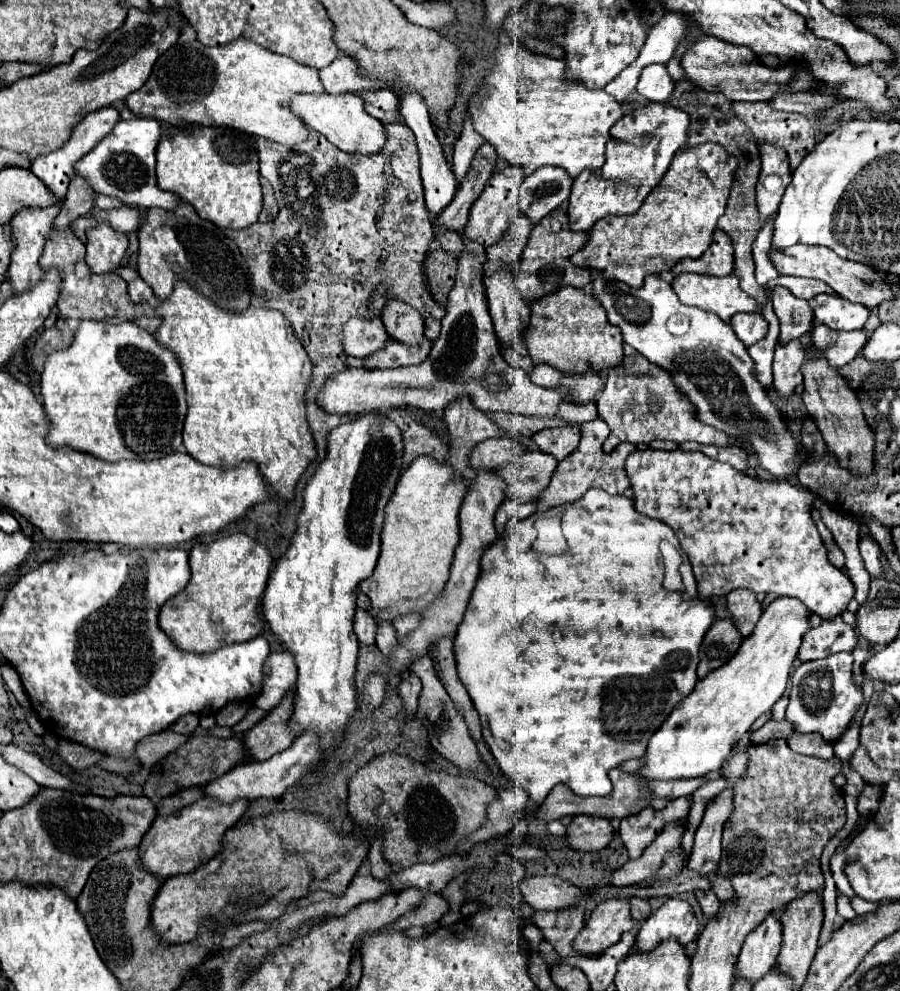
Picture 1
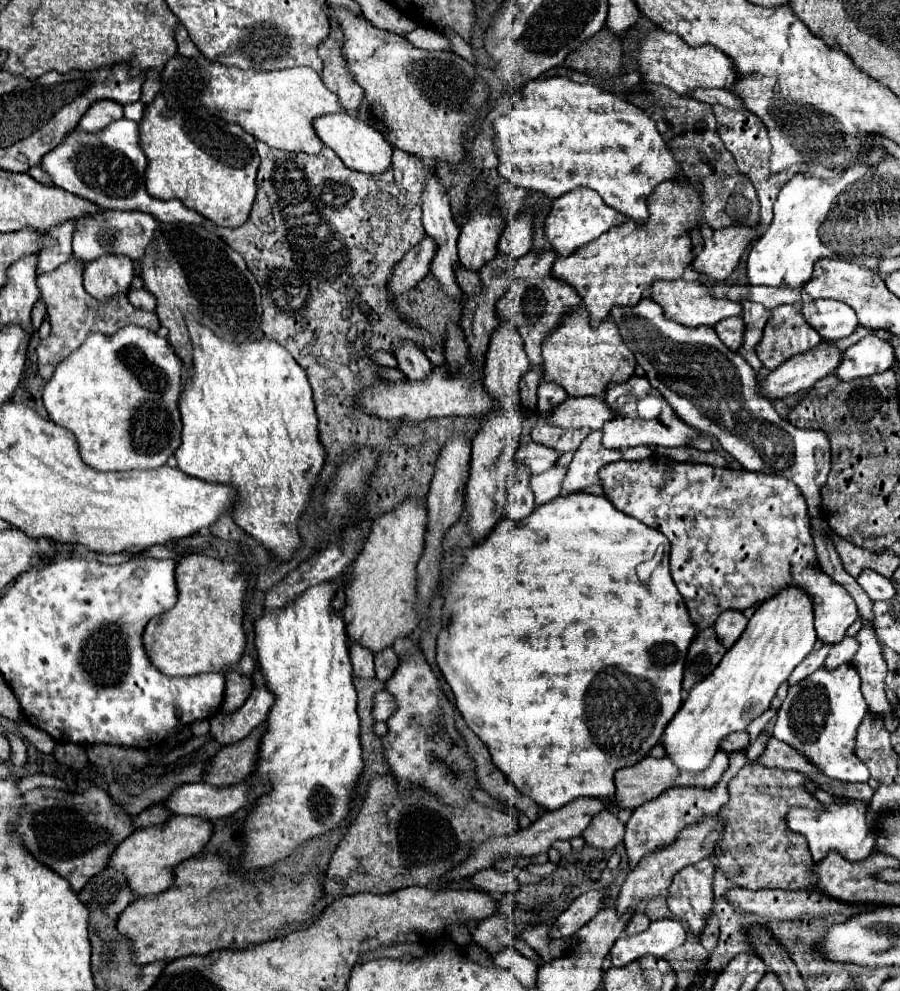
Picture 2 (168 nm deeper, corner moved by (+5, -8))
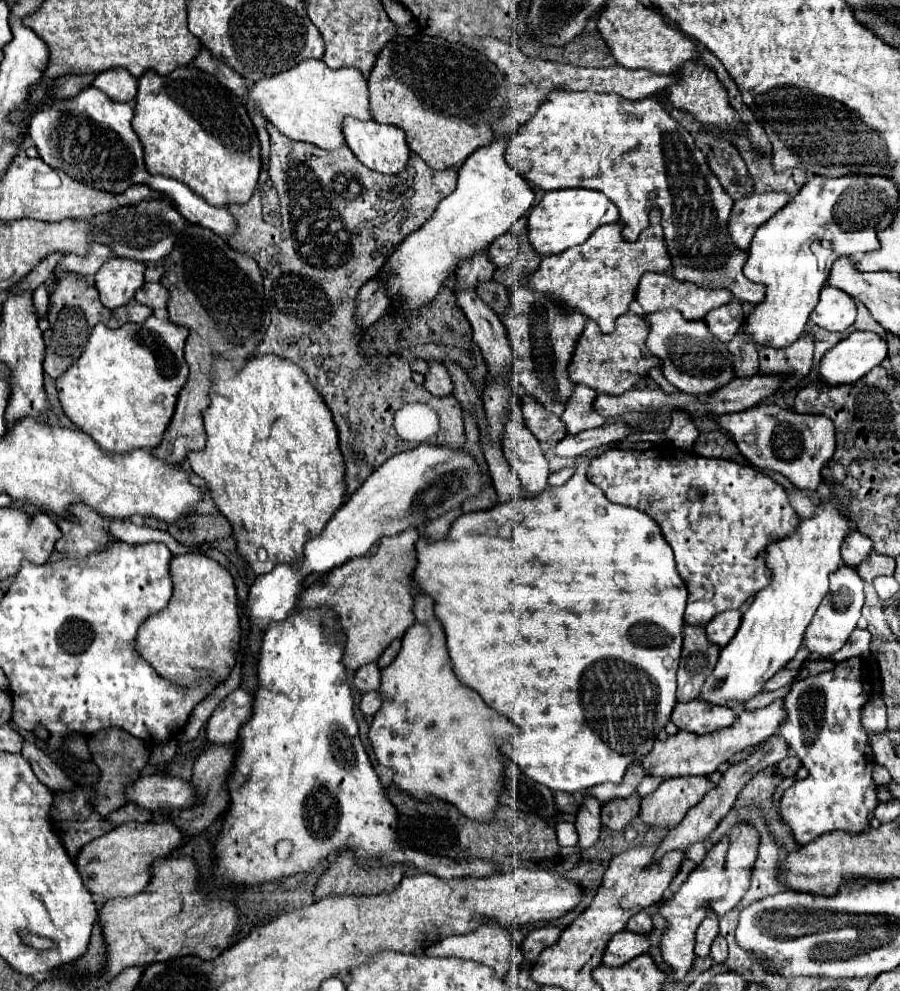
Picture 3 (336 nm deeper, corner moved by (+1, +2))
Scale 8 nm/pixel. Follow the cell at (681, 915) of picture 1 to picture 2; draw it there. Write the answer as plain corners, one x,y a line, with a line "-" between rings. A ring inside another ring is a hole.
658,919
640,935
624,935
612,947
612,965
624,967
644,955
664,957
686,943
686,931
676,919

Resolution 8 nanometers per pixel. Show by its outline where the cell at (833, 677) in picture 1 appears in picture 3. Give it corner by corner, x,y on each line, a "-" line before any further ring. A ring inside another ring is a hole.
852,657
836,663
832,671
792,683
786,695
784,707
788,719
778,733
790,743
808,769
808,777
786,789
780,801
782,821
792,829
798,845
806,845
834,829
860,833
868,827
878,799
872,779
874,755
868,745
868,735
860,725
860,707
868,701
870,693
872,675
868,663
860,657

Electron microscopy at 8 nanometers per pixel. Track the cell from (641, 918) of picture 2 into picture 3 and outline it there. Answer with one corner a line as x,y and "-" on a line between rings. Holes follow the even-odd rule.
640,911
640,913
636,913
636,915
628,921
626,929
632,931
632,933
650,935
650,931
652,931
652,919
650,919
650,915
648,915
646,911

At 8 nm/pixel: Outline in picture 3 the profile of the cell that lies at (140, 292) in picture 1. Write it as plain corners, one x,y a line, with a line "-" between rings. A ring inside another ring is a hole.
146,283
138,289
136,301
142,305
148,305
150,309
166,309
168,305
168,289
162,283

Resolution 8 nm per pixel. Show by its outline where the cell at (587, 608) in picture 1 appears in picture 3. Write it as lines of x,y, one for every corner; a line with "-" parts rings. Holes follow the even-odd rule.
576,463
576,473
560,487
546,487
544,493
540,495
534,495
534,497
516,497
508,503
498,503
494,505
492,509
486,509
486,511
472,511
472,513
462,513
454,523
452,523
452,529
448,531
448,537
446,539
440,539
440,541
424,541
424,537
420,537
416,541
416,547
414,547
414,553
416,553
416,567
414,567
414,577
412,581
416,583
416,587
424,593
428,593
432,599
434,599
434,615
436,619
442,623
444,627
444,633
446,633
446,647
448,647
448,655
452,655
452,665
454,665
454,671
456,675
460,677
460,681
464,685
468,685
470,689
476,689
478,695
486,701
488,707
492,707
494,711
502,713
504,717
508,717
516,727
520,727
518,735
514,737
514,741
508,741
502,745
502,753
508,755
510,759
514,759
518,763
518,767
528,775
532,777
536,783
540,785
548,785
552,791
566,791
566,793
582,793
594,785
600,785
600,783
620,783
622,777
624,777
624,771
640,761
654,745
658,733
666,727
666,723
670,721
670,715
672,715
672,709
676,705
676,671
678,671
678,661
680,661
680,649
682,649
682,629
684,629
684,607
686,607
686,597
688,597
688,591
684,587
684,581
676,575
674,577
674,569
672,565
666,565
666,561
672,559
672,549
668,545
662,545
666,543
662,533
660,533
660,527
642,511
636,511
632,507
624,507
624,505
616,505
612,501
608,501
602,493
602,489
598,489
596,485
592,485
588,479
586,479
586,469
582,469
580,463

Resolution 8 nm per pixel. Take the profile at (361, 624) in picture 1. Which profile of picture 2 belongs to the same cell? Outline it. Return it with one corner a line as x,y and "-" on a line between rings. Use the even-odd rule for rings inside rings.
360,643
350,645
350,659
354,665
354,675
358,677
374,677
374,655
368,651
368,647

